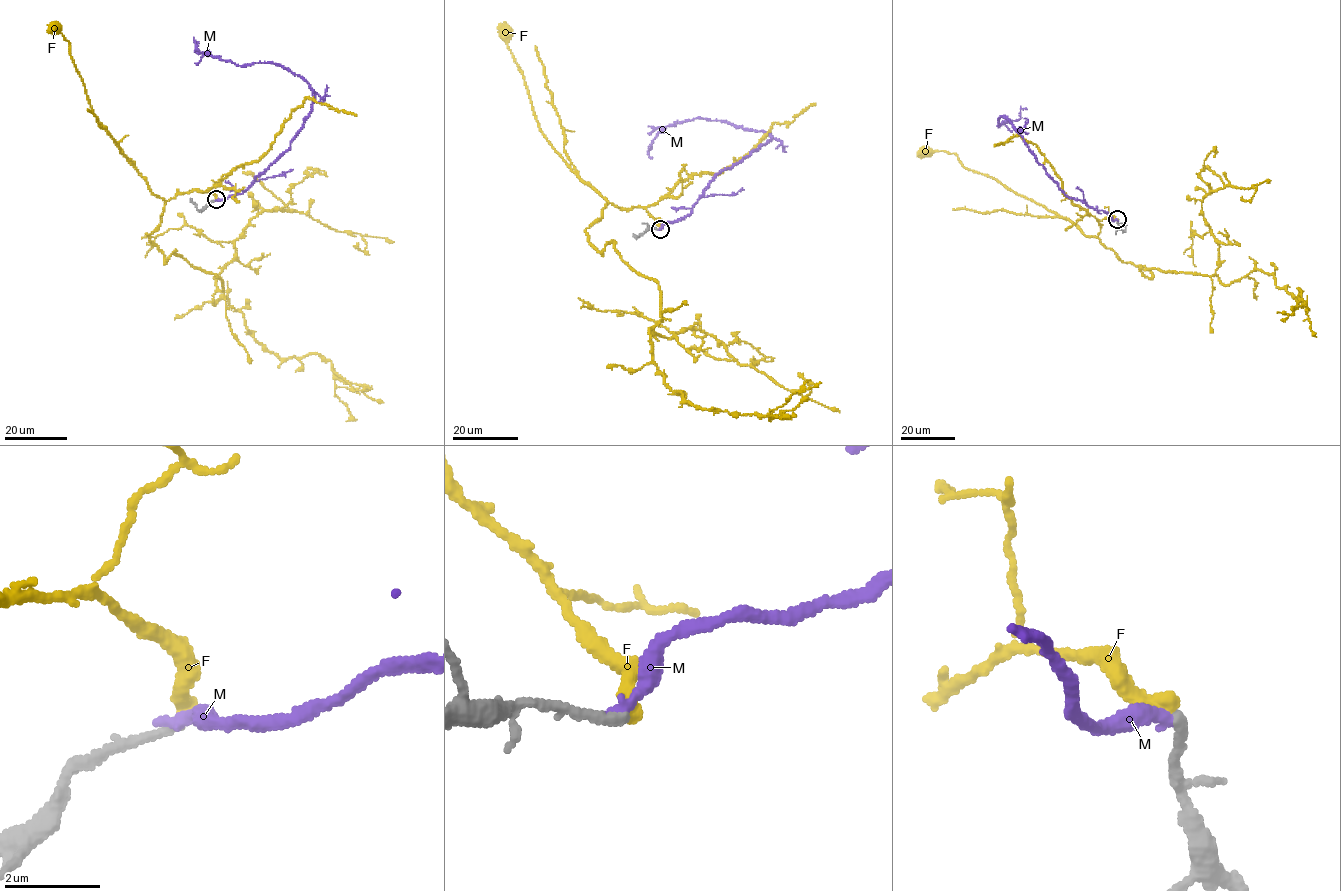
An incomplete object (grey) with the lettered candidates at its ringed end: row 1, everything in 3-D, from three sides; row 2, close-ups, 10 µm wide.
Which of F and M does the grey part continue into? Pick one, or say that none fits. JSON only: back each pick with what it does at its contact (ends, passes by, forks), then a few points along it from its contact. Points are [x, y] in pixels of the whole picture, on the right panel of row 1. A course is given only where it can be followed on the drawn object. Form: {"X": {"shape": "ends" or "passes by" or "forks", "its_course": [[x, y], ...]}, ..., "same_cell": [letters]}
{"F": {"shape": "ends", "its_course": [[1117, 219], [1098, 220], [1100, 231], [1087, 237], [1069, 220], [967, 169], [956, 154], [925, 151]]}, "same_cell": ["F"]}

